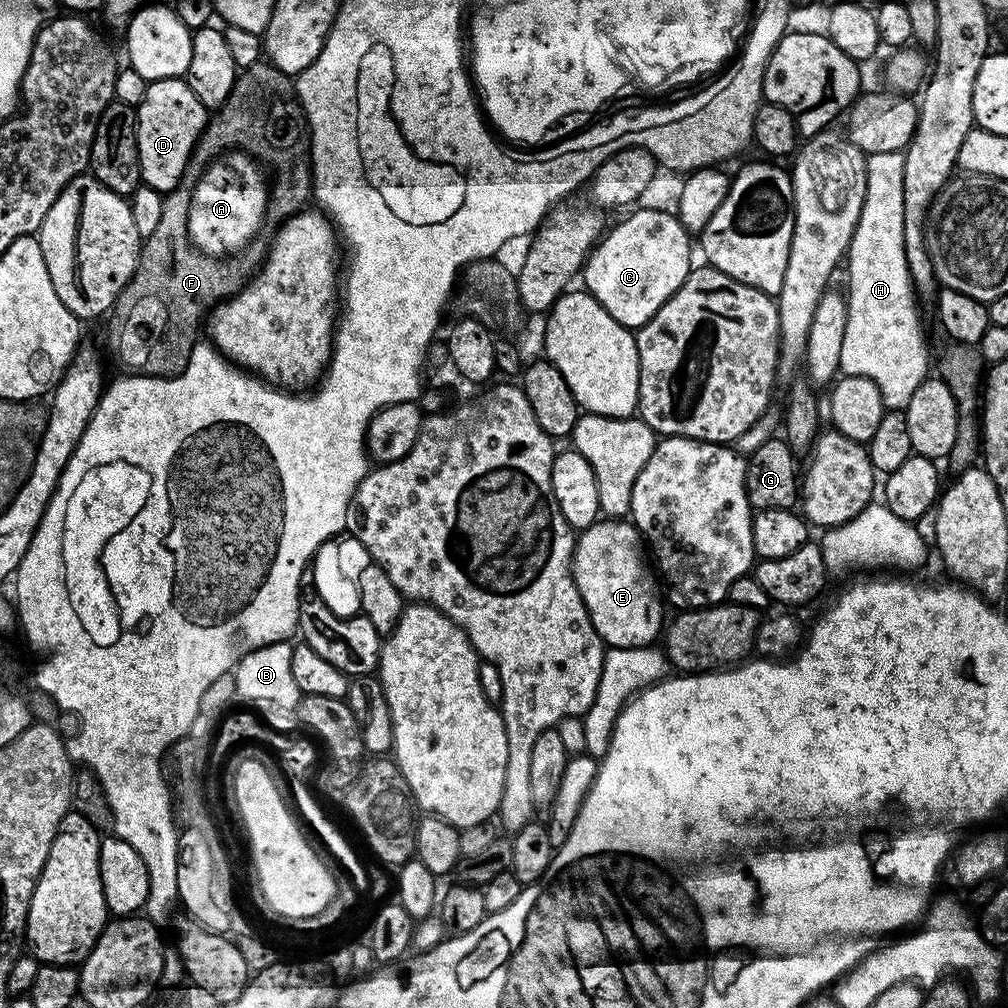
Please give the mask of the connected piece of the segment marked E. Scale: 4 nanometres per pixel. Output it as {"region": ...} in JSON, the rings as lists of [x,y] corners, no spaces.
{"region":[[[597,519],[575,537],[572,577],[594,630],[609,649],[646,647],[653,643],[652,624],[660,629],[665,627],[665,601],[652,596],[657,573],[646,555],[646,544],[639,530],[627,519]]]}

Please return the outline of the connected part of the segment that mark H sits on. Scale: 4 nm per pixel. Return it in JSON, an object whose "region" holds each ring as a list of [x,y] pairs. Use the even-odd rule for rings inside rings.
{"region":[[[903,152],[874,153],[867,157],[865,204],[846,260],[852,326],[854,330],[862,328],[862,343],[855,338],[849,341],[849,351],[856,353],[858,358],[847,359],[844,370],[847,375],[861,374],[874,381],[888,410],[904,410],[914,390],[929,375],[928,352],[916,308],[918,302],[905,258],[903,169]],[[874,315],[878,318],[878,330],[870,332]],[[868,354],[875,354],[872,360]]]}

